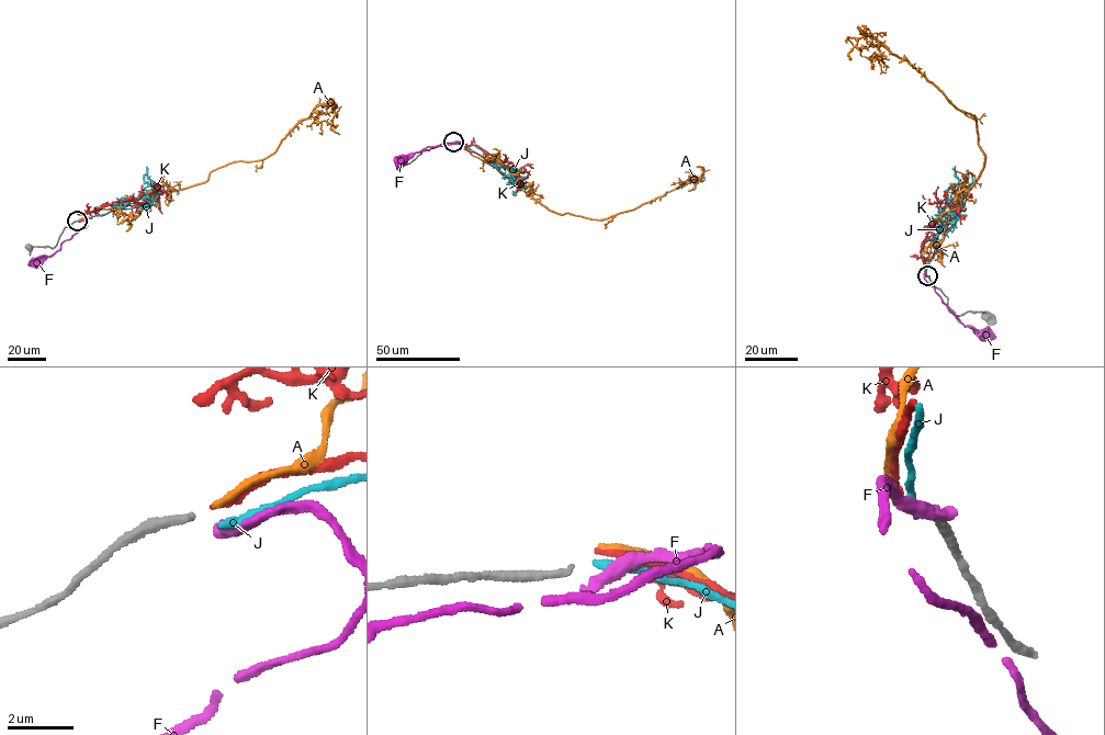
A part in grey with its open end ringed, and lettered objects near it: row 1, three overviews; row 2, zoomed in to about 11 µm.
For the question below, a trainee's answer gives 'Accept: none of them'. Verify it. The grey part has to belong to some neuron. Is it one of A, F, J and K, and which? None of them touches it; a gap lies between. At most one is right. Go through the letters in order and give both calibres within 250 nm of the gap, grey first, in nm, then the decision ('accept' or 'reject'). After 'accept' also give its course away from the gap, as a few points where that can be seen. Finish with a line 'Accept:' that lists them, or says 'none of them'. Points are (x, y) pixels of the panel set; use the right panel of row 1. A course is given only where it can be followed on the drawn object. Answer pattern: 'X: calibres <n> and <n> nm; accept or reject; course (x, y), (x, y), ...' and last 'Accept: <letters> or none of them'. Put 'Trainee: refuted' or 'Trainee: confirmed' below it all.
A: calibres 200 and 190 nm; reject
F: calibres 200 and 440 nm; reject
J: calibres 200 and 240 nm; reject
K: calibres 200 and 190 nm; reject
Accept: none of them
Trainee: confirmed

